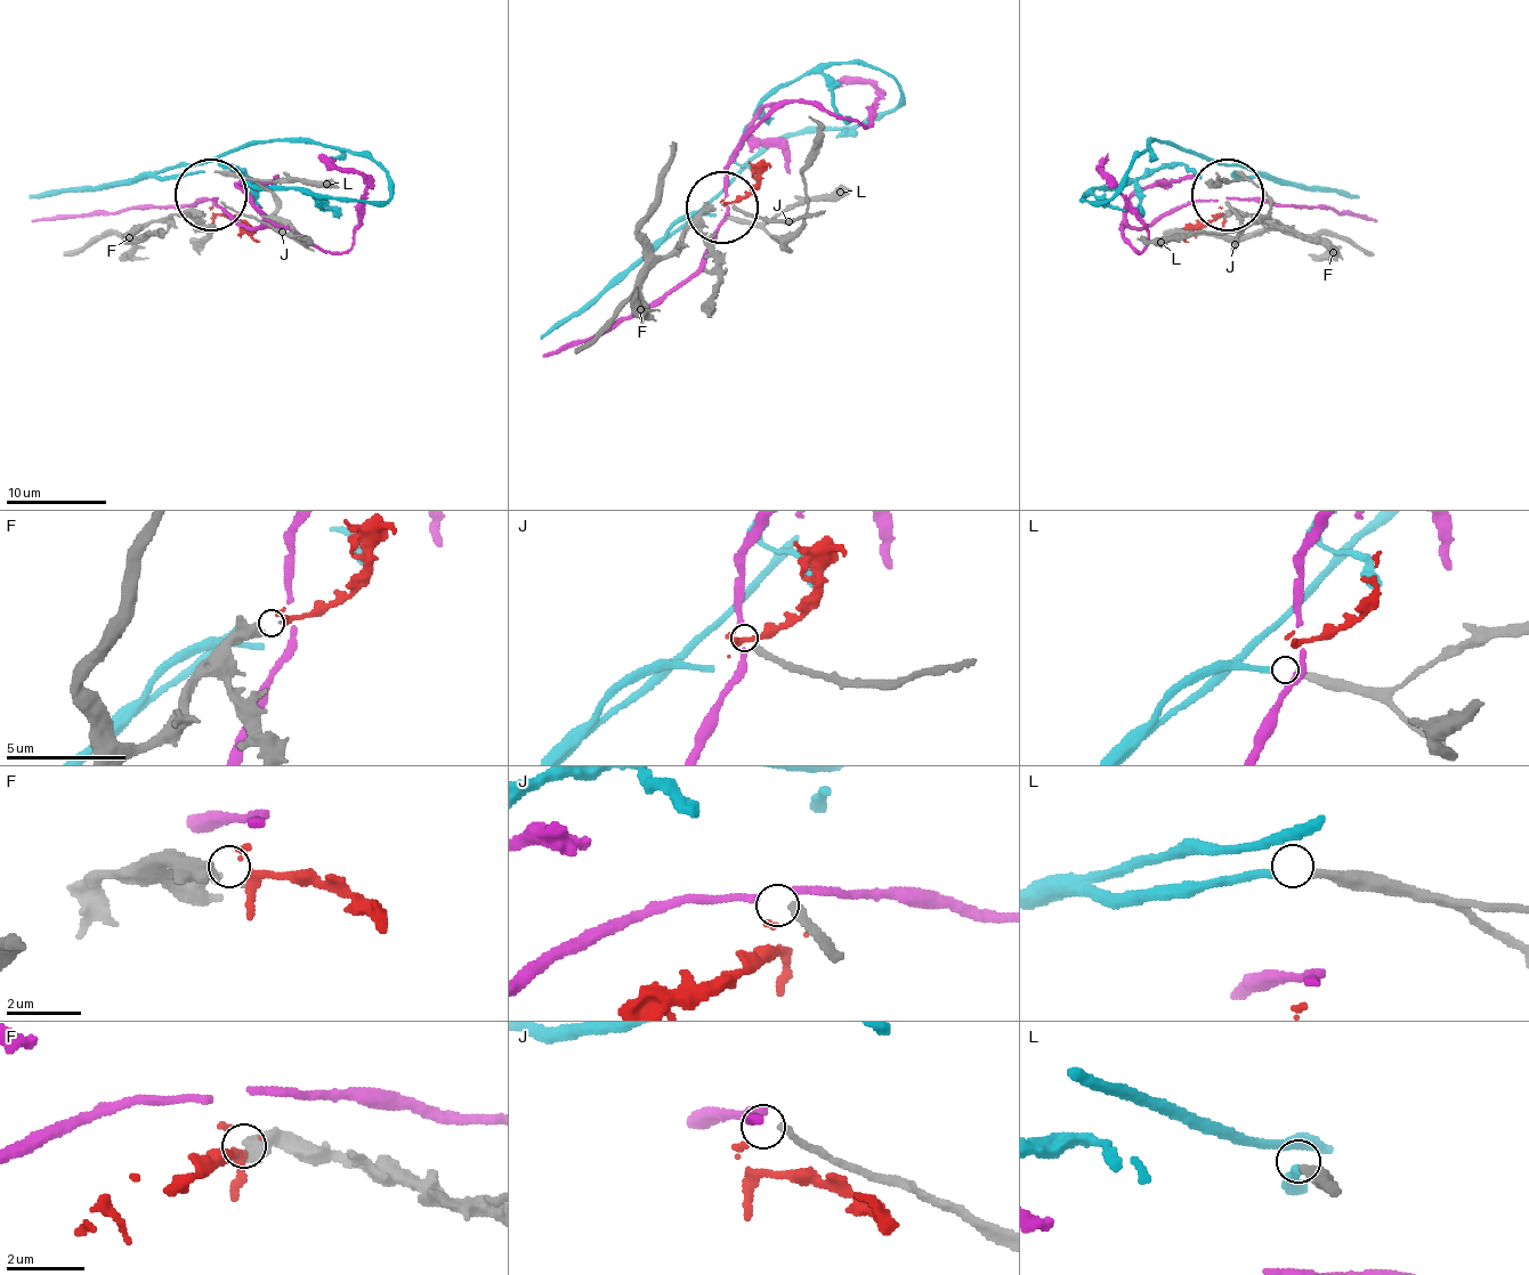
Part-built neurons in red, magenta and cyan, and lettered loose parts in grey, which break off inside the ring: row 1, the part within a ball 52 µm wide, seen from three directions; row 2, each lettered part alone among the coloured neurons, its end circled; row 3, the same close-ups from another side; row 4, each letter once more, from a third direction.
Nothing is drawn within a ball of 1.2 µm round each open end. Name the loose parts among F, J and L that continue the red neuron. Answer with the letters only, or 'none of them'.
F

